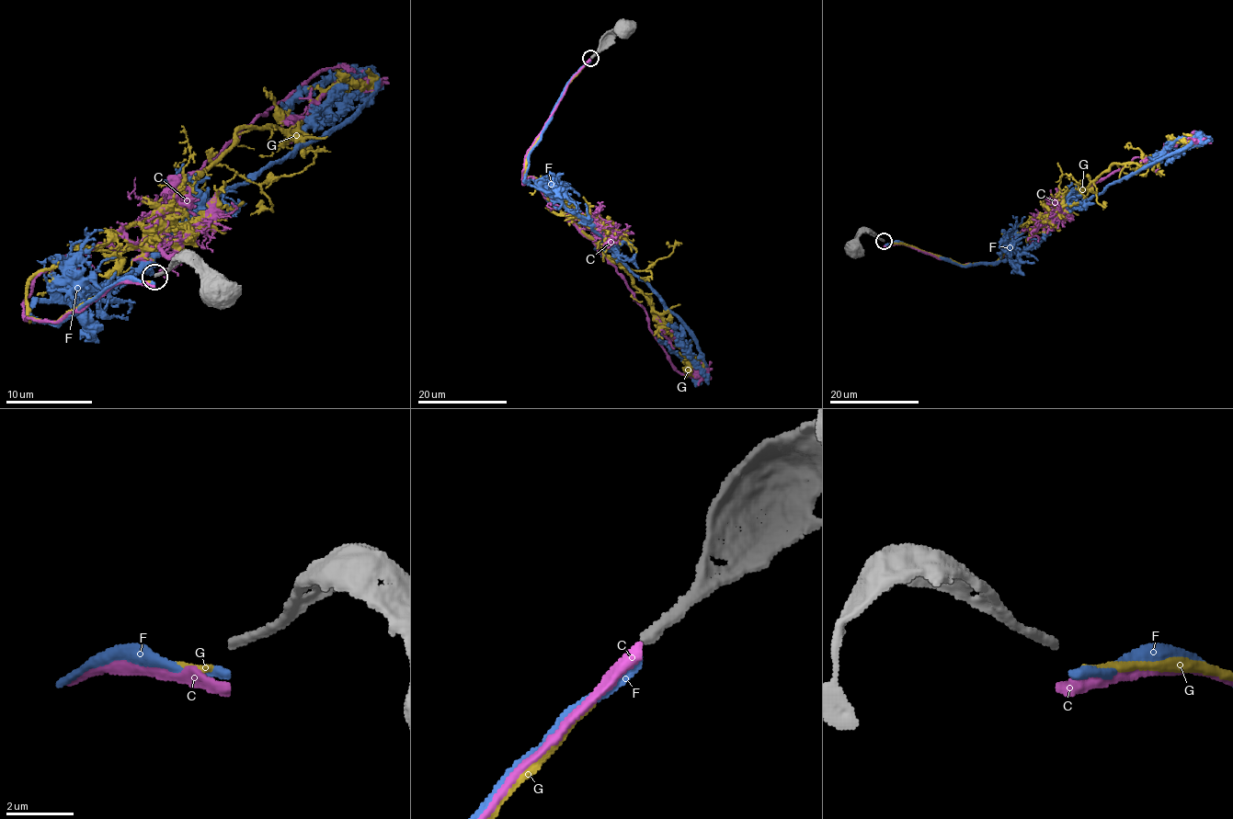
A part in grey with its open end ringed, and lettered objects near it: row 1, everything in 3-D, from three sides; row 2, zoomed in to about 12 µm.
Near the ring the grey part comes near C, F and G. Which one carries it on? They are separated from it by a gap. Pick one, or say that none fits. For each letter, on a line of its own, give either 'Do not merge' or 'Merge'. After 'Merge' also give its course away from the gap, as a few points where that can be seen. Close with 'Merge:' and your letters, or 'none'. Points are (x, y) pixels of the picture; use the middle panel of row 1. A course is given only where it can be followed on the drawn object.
C: Do not merge
F: Do not merge
G: Do not merge
Merge: none

